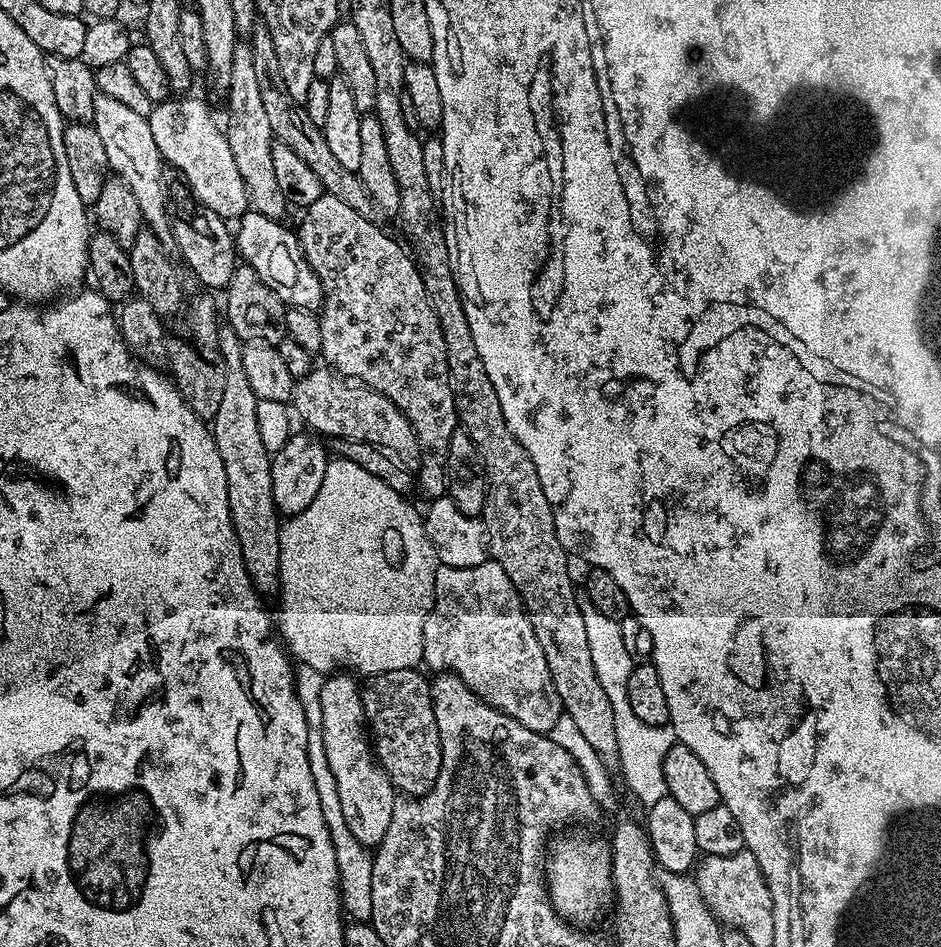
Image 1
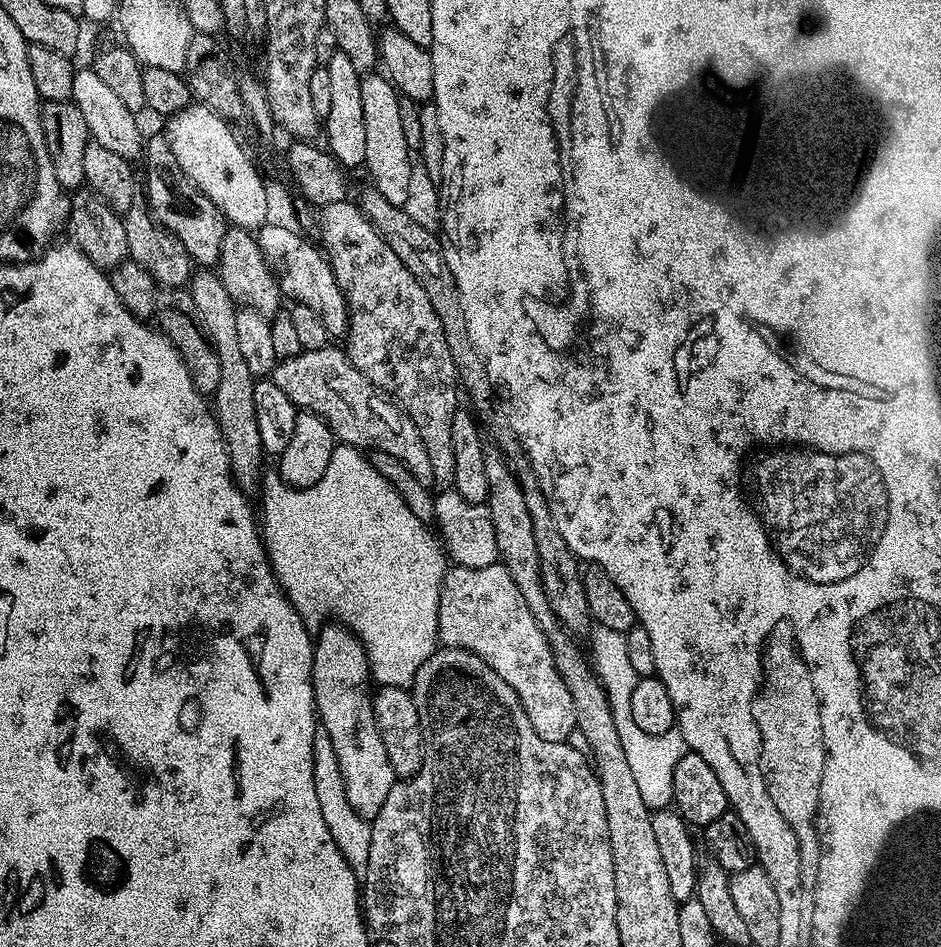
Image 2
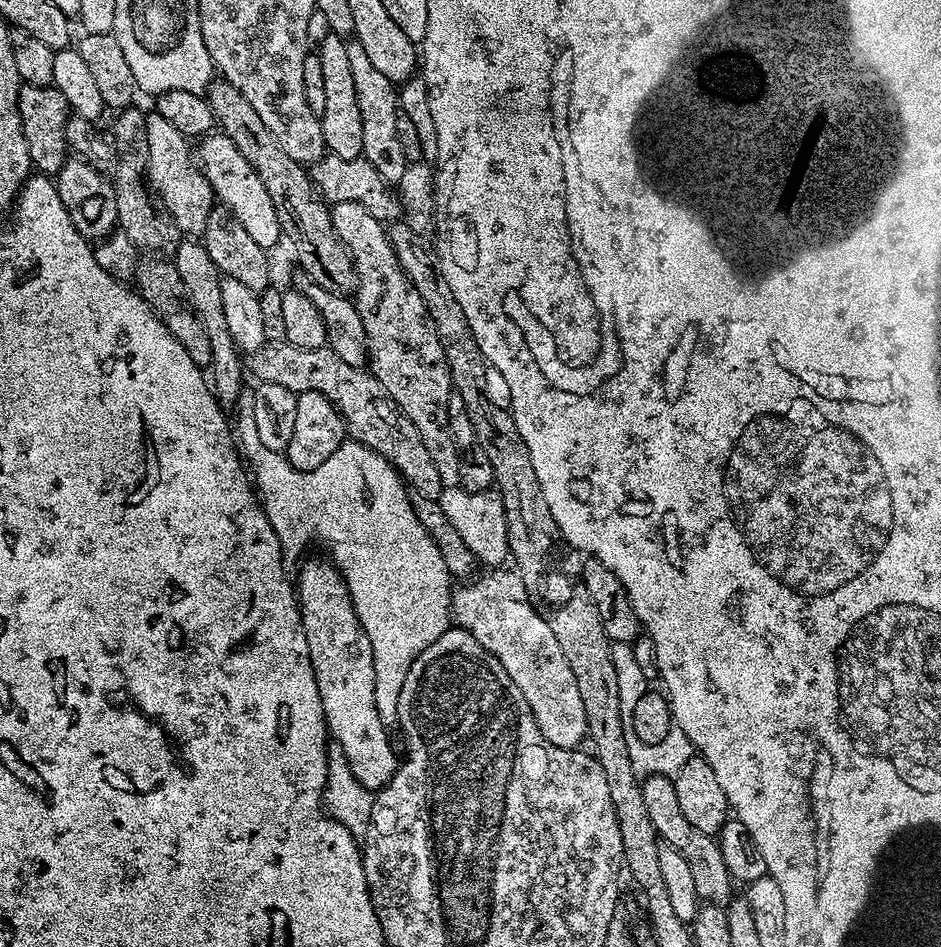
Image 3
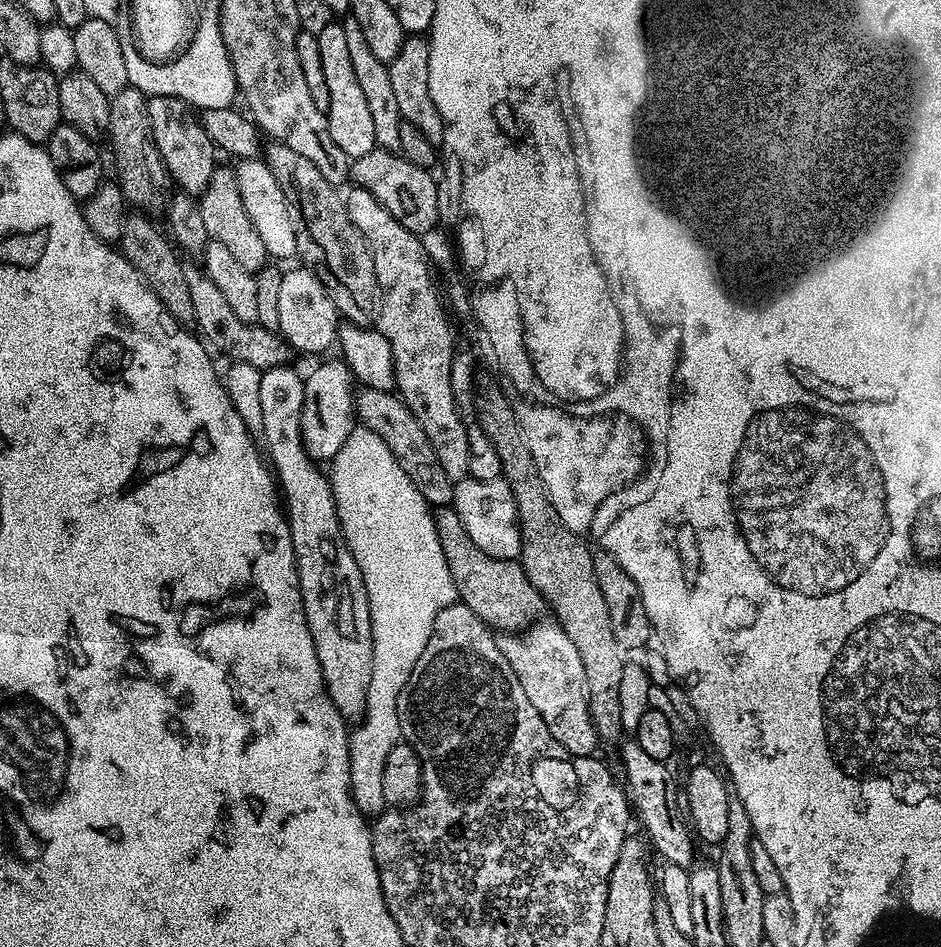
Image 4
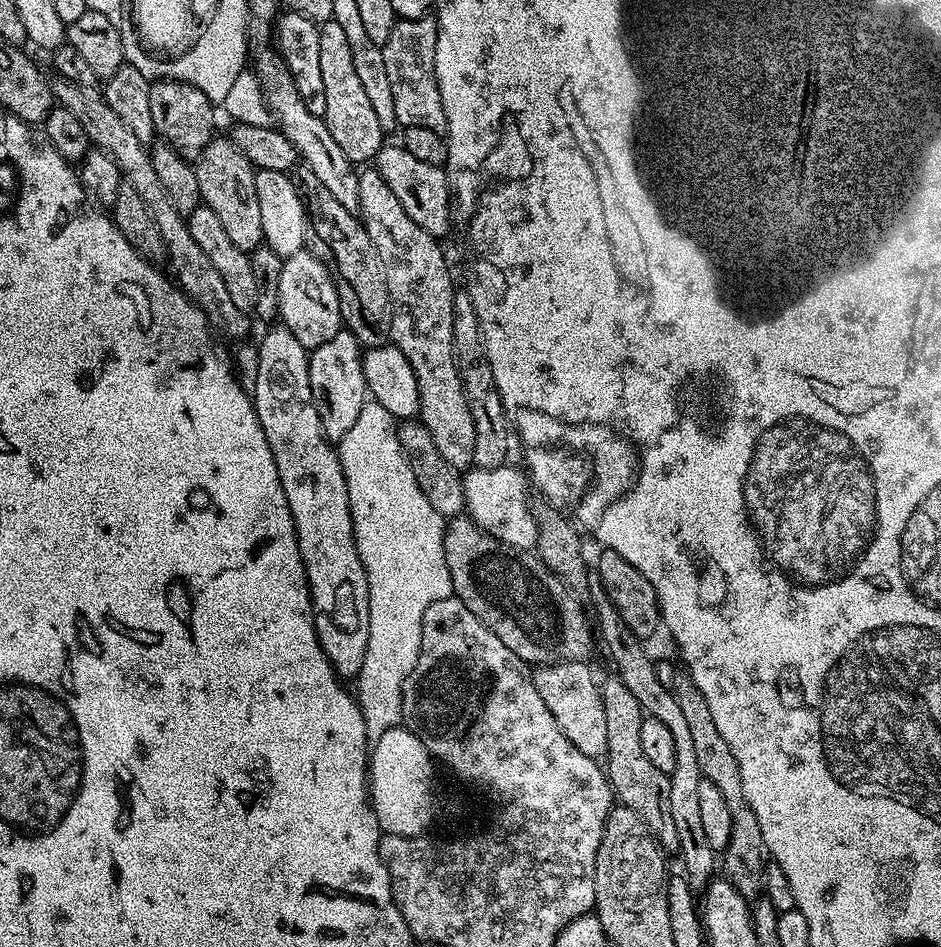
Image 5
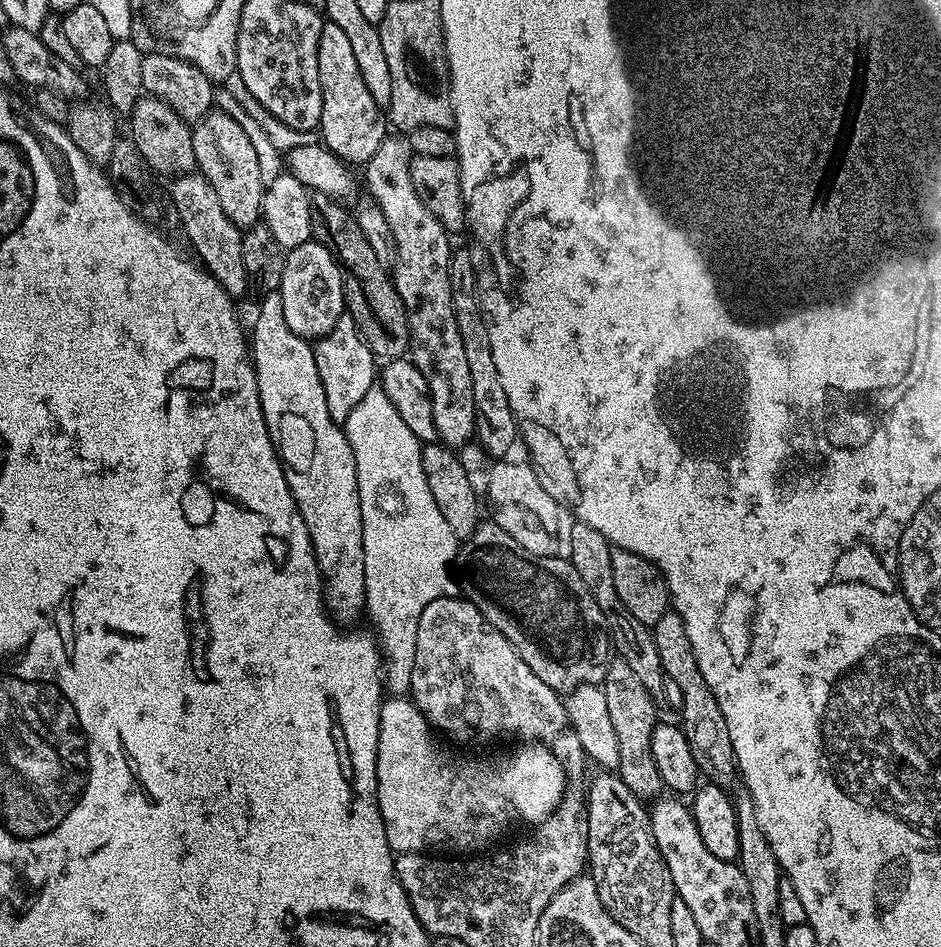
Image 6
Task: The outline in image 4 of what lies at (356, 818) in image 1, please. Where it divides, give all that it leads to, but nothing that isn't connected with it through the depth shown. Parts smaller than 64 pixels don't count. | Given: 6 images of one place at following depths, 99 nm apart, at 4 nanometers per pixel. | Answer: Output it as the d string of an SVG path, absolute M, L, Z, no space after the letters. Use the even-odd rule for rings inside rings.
M284 472L278 476L278 488L286 505L290 538L296 555L298 582L302 590L302 606L306 610L306 622L310 626L310 638L314 638L318 662L322 666L324 685L345 721L359 721L366 710L366 694L370 686L370 674L374 670L370 602L362 570L358 570L358 562L354 562L354 554L350 546L346 546L346 538L342 534L331 479L320 472Z

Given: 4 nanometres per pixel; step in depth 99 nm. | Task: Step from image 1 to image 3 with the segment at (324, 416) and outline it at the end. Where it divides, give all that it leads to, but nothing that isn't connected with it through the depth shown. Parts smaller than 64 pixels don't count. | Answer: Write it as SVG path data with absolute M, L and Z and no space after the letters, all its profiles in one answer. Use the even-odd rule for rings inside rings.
M287 340L266 342L258 350L247 353L246 368L257 376L260 384L277 384L286 386L286 390L294 393L318 390L330 398L340 417L344 419L344 431L351 439L365 444L382 458L389 460L396 471L404 477L404 483L411 490L422 490L426 498L439 500L445 486L430 453L422 443L422 434L410 422L410 418L392 401L392 396L378 382L371 371L350 366L350 362L342 362L331 347L306 350L288 343Z

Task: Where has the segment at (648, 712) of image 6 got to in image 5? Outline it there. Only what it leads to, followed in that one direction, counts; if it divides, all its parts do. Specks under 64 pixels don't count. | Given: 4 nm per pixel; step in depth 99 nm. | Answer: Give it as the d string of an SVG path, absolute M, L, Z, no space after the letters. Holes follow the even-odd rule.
M609 675L608 681L600 684L600 701L604 707L606 714L606 775L608 781L612 784L612 790L615 799L619 801L623 807L634 810L634 814L638 814L638 818L642 818L642 822L646 822L646 826L656 838L656 843L664 850L678 849L678 830L674 826L674 817L670 814L670 782L668 781L669 773L657 770L653 764L648 761L646 754L642 750L641 731L642 722L645 718L645 711L641 708L638 698L634 698L634 694L630 694L630 690L626 687L626 682L622 682L619 676Z

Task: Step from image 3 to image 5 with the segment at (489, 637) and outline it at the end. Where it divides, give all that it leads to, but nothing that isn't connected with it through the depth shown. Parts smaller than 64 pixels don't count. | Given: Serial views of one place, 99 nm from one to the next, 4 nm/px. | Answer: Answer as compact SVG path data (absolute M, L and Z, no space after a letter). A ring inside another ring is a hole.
M566 660L562 664L546 664L534 672L536 689L546 702L546 710L554 714L554 722L582 750L582 754L593 758L603 757L606 753L606 714L600 701L600 684L592 677L587 663Z

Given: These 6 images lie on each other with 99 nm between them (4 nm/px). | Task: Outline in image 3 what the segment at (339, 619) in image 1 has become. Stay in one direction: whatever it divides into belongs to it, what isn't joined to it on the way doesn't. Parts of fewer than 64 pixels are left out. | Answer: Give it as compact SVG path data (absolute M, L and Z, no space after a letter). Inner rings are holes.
M251 391L240 393L234 408L234 439L250 469L266 518L270 518L270 526L274 526L274 534L278 534L280 548L289 561L299 561L315 540L328 548L327 555L342 574L350 590L354 610L372 643L378 714L386 722L395 721L398 694L402 694L402 682L406 682L410 666L418 654L422 654L430 642L438 642L438 638L442 638L450 626L454 577L446 570L446 562L442 562L438 546L434 546L430 534L426 534L422 522L418 522L418 514L414 514L414 506L408 497L410 489L404 483L404 477L389 460L365 444L348 438L342 446L338 446L338 450L334 450L334 454L330 454L330 458L326 458L326 462L322 462L322 466L318 466L318 470L298 470L290 466L284 452L270 450L262 438L258 438L252 397Z

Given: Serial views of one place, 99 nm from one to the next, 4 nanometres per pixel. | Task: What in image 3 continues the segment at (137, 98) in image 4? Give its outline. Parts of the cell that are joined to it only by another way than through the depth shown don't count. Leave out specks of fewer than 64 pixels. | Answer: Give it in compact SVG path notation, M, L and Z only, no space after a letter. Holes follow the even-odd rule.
M133 106L121 109L114 122L112 141L116 150L116 170L112 174L112 183L116 196L117 225L134 242L137 249L172 256L181 242L182 233L173 216L155 204L149 190L146 179L149 164L146 114L139 108Z

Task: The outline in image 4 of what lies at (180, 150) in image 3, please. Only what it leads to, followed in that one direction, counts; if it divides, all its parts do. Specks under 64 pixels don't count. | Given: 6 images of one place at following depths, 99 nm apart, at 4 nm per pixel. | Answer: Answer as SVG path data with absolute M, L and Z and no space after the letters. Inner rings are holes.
M149 96L148 104L150 123L153 126L153 141L171 183L178 184L176 186L179 191L199 197L200 193L206 190L210 178L218 167L216 161L218 149L213 144L210 134L206 134L201 117L197 115L191 104L187 104L182 98Z

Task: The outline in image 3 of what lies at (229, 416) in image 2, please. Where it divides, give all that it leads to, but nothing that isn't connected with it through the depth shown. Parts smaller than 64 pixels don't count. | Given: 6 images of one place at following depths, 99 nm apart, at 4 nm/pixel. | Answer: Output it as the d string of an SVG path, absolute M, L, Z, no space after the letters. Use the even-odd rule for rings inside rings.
M196 238L181 239L174 255L174 263L182 282L186 282L186 294L194 310L200 313L200 320L206 326L206 334L210 334L210 350L212 351L210 387L221 405L235 405L240 399L240 393L246 388L244 384L246 364L236 343L230 338L230 329L226 327L226 313L222 310L222 277L218 266L214 266L210 254L206 254L204 243Z

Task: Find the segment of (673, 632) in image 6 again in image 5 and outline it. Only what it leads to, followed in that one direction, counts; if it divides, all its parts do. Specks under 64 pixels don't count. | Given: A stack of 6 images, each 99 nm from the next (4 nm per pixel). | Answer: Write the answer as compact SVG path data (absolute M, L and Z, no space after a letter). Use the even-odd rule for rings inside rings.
M681 674L677 678L676 684L674 683L674 691L678 706L682 706L682 714L686 718L690 735L694 741L698 770L702 770L704 779L714 782L714 786L718 786L722 798L726 798L726 807L730 809L730 842L726 842L722 853L723 879L730 881L734 890L742 893L745 900L755 901L764 891L766 849L762 838L762 826L758 826L754 806L750 806L749 800L746 799L738 758L734 758L734 750L730 750L726 738L722 738L722 734L718 734L718 726L714 726L714 717L710 714L710 706L706 703L706 698L702 698L702 690L698 690L698 686L694 686L692 677Z

